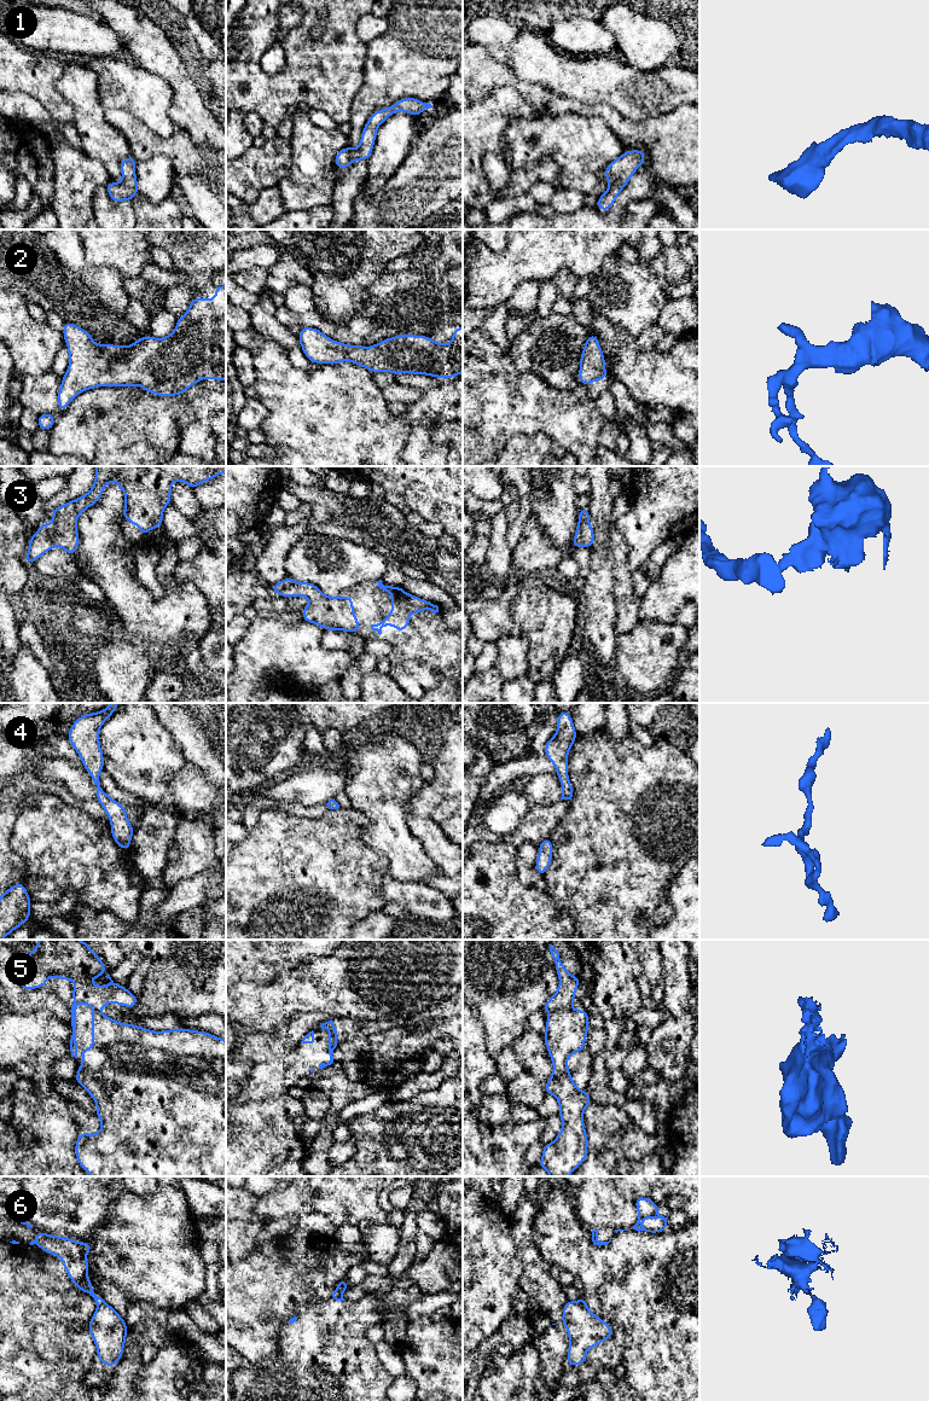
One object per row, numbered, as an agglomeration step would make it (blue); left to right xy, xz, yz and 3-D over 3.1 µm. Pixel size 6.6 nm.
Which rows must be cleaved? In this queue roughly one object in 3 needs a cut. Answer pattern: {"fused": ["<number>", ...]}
{"fused": ["3", "5", "6"]}

